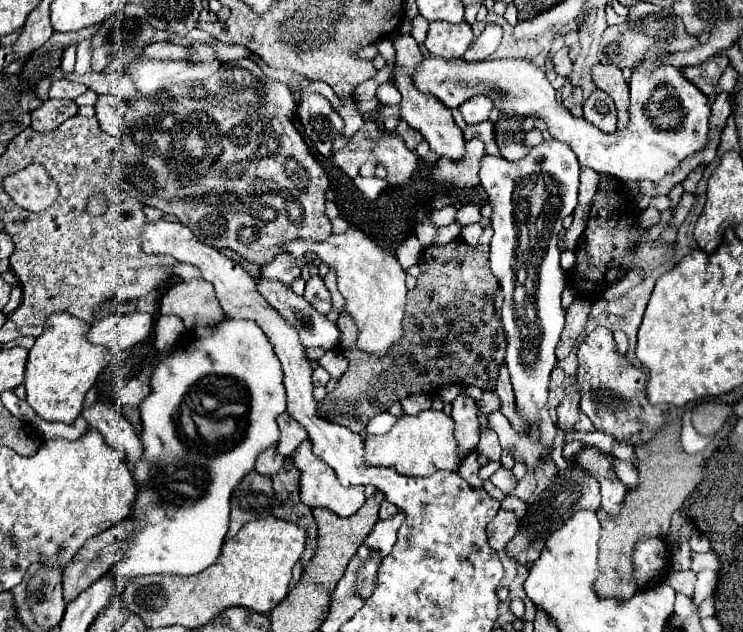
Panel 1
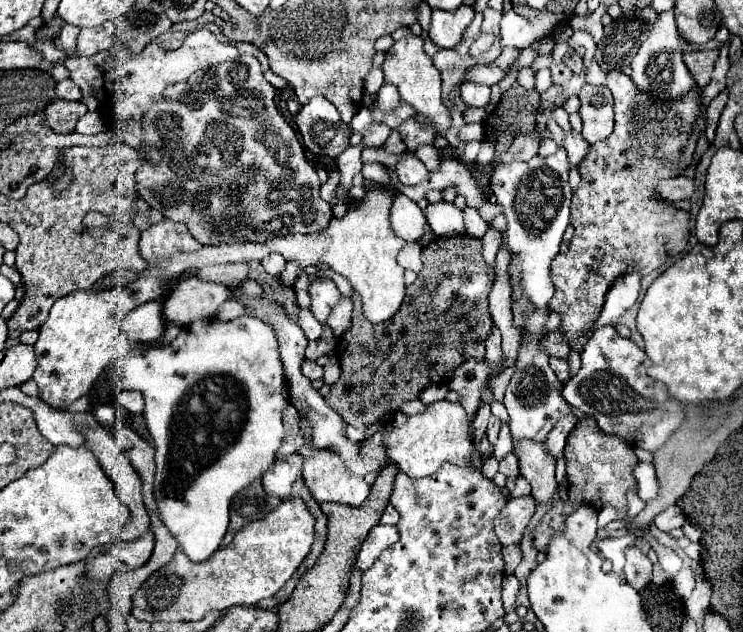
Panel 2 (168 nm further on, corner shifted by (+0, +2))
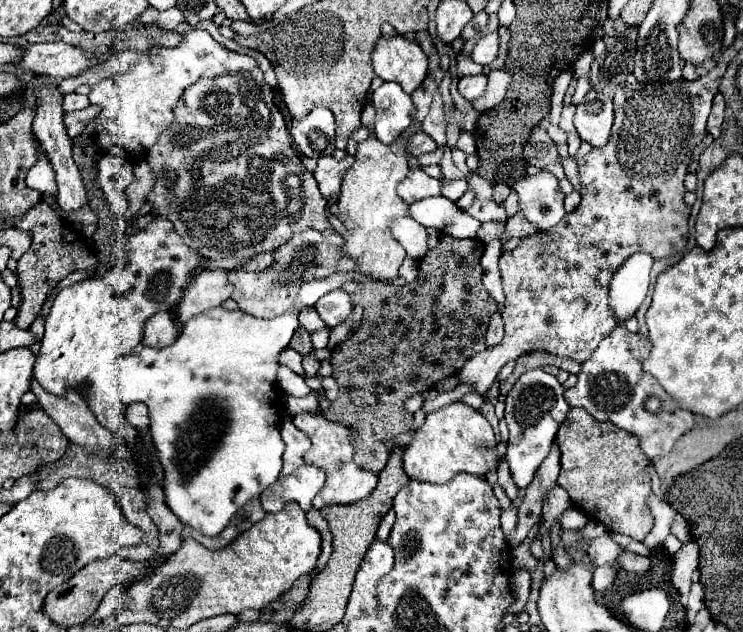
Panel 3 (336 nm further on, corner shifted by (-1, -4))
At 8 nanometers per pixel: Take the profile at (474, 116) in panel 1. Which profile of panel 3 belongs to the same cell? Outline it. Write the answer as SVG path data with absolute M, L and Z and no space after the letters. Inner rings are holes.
M485 74L459 78L459 94L469 102L481 98L485 94L485 90L487 90L487 76Z

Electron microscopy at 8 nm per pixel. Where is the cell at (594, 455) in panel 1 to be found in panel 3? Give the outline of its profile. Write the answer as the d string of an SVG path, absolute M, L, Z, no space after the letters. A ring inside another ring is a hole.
M571 408L571 416L557 432L557 442L561 448L561 474L557 484L567 490L571 502L591 518L603 522L609 532L643 542L653 528L653 516L647 506L651 482L649 460L635 436L613 424L591 420L581 408Z

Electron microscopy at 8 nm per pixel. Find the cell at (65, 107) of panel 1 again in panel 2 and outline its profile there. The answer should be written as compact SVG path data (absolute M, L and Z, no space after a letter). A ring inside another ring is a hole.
M52 100L46 108L46 124L58 134L70 134L76 128L80 116L84 116L88 108L82 102L68 100Z

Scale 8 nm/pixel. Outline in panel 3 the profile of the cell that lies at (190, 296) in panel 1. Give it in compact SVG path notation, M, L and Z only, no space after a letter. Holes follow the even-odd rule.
M203 270L195 278L195 282L187 286L177 306L177 320L185 324L193 316L221 306L231 296L231 292L233 292L233 286L227 280L227 272Z

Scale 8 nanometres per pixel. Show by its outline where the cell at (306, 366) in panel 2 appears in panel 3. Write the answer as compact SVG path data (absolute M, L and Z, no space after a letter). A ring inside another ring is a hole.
M285 348L283 352L281 352L281 364L285 364L285 366L289 366L293 372L297 372L299 376L305 376L305 370L303 370L303 364L301 364L301 360L303 360L303 356L297 352L297 350L293 350L293 348Z

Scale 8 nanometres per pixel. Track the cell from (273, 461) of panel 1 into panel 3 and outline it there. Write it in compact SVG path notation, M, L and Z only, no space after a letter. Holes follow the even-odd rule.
M303 464L293 474L279 478L275 484L271 484L271 488L265 488L261 494L261 506L267 512L281 512L285 504L297 502L307 512L311 508L311 500L323 488L323 484L323 470Z

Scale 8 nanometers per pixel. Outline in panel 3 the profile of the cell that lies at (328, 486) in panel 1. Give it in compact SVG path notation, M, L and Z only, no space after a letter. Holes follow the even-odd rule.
M309 412L293 416L293 424L299 430L307 432L307 436L311 438L311 448L305 454L305 462L313 464L313 466L319 466L327 472L327 482L321 488L321 492L317 494L319 502L323 502L323 504L355 504L355 502L367 498L375 490L377 476L371 474L371 472L361 470L355 464L353 442L351 442L353 432L347 426L329 422L321 414L309 414Z

